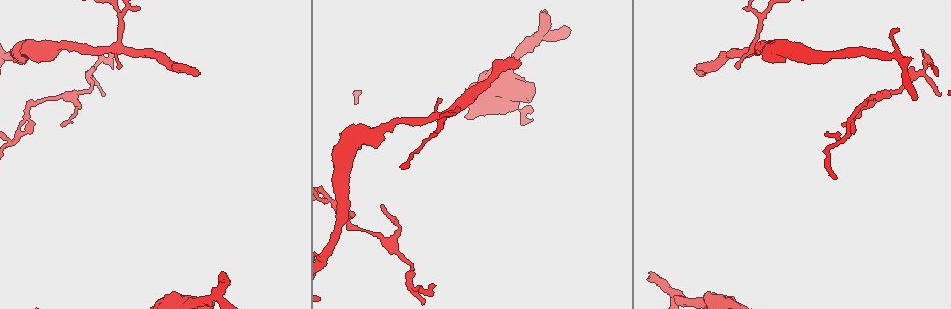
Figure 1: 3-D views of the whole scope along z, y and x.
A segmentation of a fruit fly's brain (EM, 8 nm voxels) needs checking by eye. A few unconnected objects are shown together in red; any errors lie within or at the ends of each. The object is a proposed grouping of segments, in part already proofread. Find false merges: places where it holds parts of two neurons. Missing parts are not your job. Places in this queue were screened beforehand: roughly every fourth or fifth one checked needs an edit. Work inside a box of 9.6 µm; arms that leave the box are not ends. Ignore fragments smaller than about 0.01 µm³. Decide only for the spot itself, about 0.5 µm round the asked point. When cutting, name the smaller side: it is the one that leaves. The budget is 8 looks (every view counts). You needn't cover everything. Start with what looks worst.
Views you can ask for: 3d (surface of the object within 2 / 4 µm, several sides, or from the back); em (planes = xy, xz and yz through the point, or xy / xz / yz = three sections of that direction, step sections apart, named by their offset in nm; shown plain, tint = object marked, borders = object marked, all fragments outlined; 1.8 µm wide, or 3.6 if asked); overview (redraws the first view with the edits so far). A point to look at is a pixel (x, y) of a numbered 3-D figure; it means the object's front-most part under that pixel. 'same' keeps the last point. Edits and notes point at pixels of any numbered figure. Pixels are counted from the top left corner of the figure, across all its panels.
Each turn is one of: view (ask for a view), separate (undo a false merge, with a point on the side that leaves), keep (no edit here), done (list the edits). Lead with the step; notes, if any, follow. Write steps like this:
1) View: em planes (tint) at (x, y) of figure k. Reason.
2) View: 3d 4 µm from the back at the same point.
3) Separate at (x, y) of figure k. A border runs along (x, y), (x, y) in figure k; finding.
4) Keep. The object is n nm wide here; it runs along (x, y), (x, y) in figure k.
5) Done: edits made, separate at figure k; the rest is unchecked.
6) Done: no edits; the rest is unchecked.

View: 3d 4 µm at (761, 18) of figure 1. Arms part here.

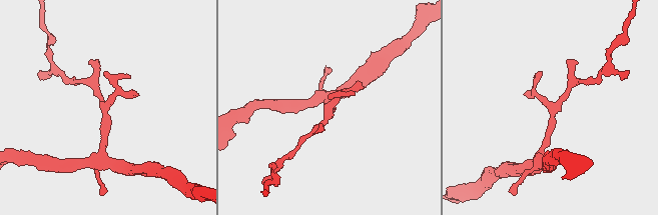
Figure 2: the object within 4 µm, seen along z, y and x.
View: em 3.6 µm planes (tint) at (551, 107) of figure 2.

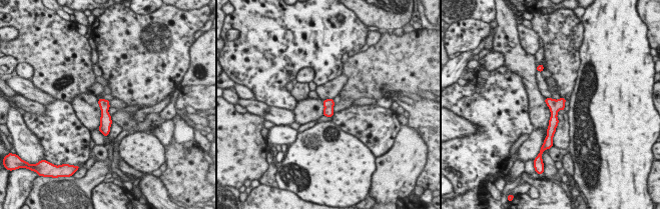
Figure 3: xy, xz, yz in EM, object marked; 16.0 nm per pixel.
Keep. It runs along (562, 100), (554, 108), (549, 133) in figure 3; all the same neuron.

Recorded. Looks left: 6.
View: em 3.6 µm yz step 4 (tint) at (838, 143) of figure 1.

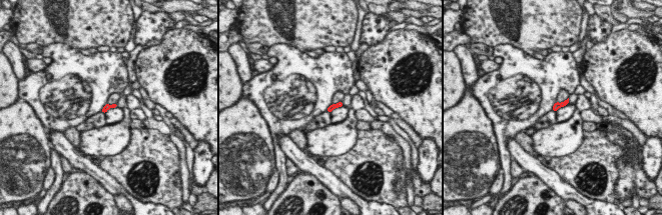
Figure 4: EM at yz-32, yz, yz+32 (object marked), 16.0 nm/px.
Separate at (556, 106) of figure 4. A border runs along (561, 103), (559, 106) in figure 4; two neurons meet here.

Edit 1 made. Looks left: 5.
View: 3d 2 µm at (676, 297) of figure 1. Three arms meet.

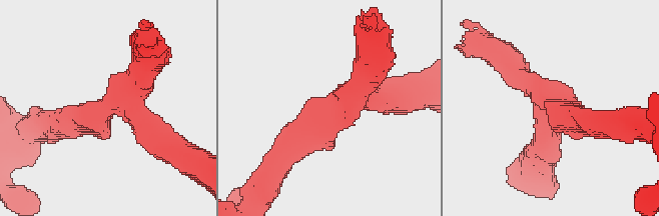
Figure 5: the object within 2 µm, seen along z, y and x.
View: em 3.6 µm yz step 8 (tint) at (548, 99) of figure 5. Need the tissue.

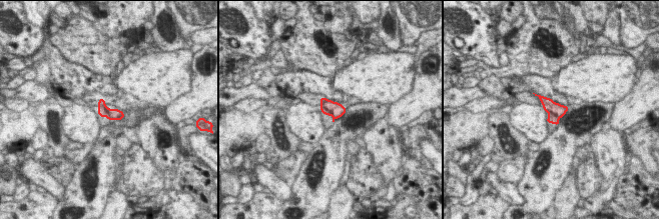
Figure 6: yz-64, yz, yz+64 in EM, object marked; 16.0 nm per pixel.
View: em 3.6 µm planes (borders) at the same point.

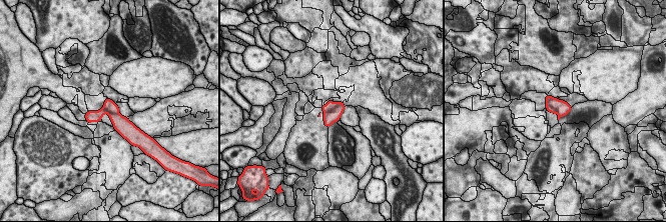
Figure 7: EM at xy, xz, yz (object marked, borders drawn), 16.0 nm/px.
Separate at (119, 122) of figure 7. A border runs along (98, 111), (105, 110), (118, 113) in figure 7; a second neuron is stuck on.

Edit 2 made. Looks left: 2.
Done: edits made, separate at figure 4, separate at figure 7; the rest is unchecked.

